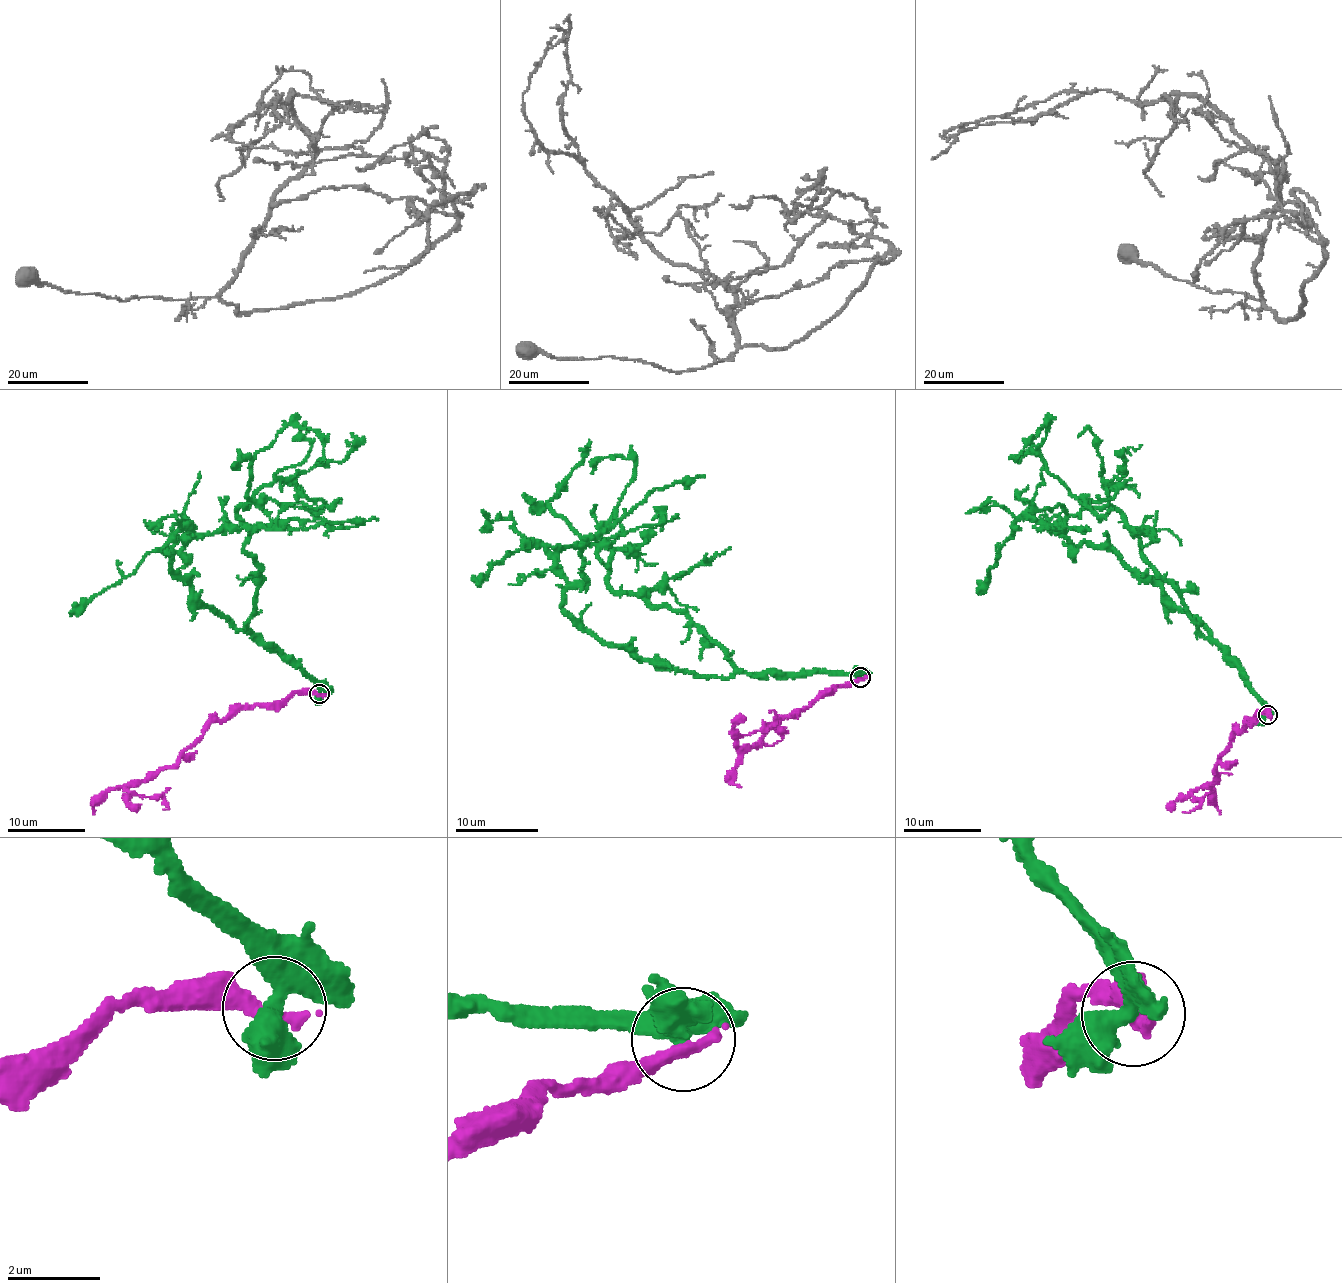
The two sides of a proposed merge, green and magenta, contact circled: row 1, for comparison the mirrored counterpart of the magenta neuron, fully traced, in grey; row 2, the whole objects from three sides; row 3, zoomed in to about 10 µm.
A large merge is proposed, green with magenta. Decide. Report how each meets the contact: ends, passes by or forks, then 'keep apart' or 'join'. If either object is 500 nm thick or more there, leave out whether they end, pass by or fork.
green passes by; magenta ends there; keep apart

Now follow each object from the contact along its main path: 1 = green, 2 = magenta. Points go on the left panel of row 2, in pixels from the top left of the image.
1: (319, 694), (278, 650), (201, 606), (165, 548), (271, 528), (294, 503), (330, 507), (294, 486)
2: (319, 694), (290, 693), (236, 709), (212, 722), (177, 762), (128, 784), (130, 793), (164, 800), (163, 809)

